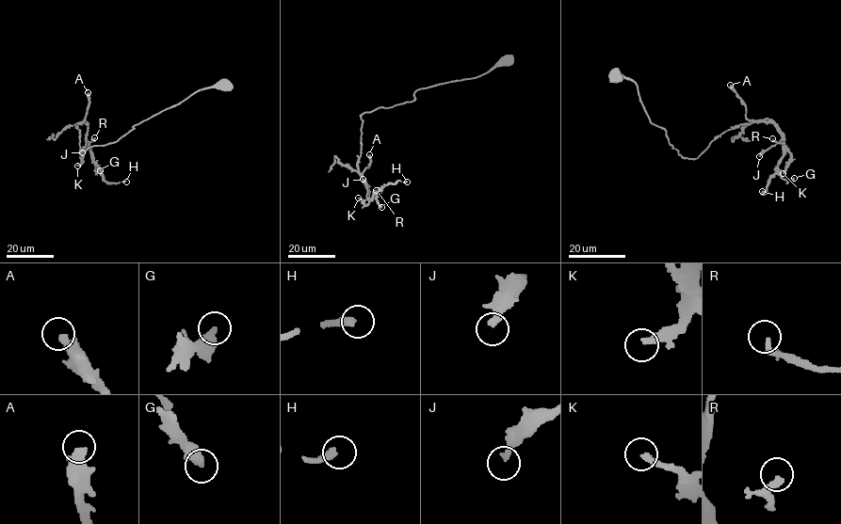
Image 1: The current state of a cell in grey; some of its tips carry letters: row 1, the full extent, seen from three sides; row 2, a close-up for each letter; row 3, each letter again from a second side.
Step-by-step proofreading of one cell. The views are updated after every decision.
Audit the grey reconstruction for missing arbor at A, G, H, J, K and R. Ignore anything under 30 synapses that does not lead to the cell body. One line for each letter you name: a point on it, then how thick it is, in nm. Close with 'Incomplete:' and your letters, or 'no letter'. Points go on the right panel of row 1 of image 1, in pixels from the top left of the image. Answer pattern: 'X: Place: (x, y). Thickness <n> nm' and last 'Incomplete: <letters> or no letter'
A: Place: (730, 85). Thickness 440 nm
G: Place: (794, 178). Thickness 440 nm
Incomplete: A, G

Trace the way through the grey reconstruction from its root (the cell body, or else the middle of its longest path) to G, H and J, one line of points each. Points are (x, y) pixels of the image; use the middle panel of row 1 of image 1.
G: (505, 58), (478, 76), (421, 87), (412, 102), (361, 115), (358, 170), (367, 198), (376, 194), (381, 207)
H: (505, 58), (478, 76), (421, 87), (412, 102), (361, 115), (358, 167), (367, 198), (384, 185), (407, 182)
J: (505, 58), (478, 76), (421, 87), (412, 102), (363, 113), (358, 167), (369, 190), (367, 198), (363, 179)

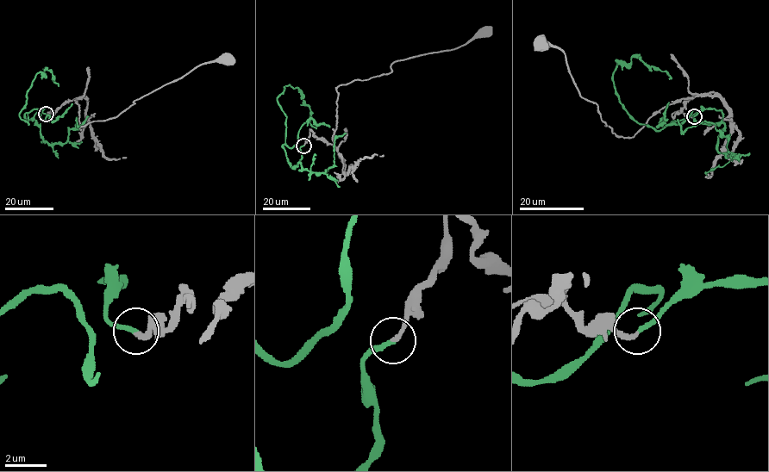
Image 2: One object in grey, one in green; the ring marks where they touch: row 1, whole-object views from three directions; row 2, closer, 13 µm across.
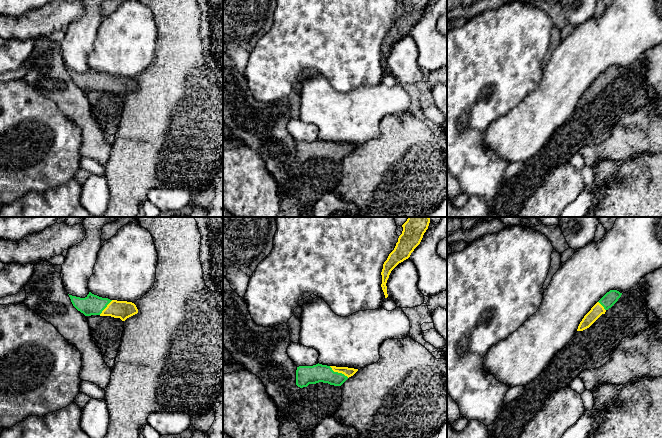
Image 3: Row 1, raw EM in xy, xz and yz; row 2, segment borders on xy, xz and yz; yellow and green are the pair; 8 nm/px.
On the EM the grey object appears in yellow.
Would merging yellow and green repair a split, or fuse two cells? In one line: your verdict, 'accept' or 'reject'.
accept

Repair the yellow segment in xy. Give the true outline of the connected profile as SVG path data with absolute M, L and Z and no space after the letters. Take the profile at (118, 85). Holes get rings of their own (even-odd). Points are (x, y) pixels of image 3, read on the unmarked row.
M91 68L85 74L72 71L69 71L69 73L73 82L85 92L111 92L125 97L138 89L136 81L132 78L110 76L94 71Z

